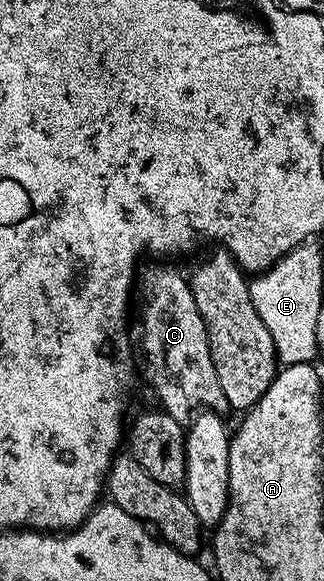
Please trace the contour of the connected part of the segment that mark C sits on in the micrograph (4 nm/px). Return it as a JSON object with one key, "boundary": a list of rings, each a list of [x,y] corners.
{"boundary":[[[156,267],[153,271],[143,272],[142,283],[144,279],[144,295],[148,298],[148,304],[144,307],[144,312],[140,315],[140,343],[138,339],[138,347],[144,350],[144,375],[152,382],[152,387],[156,390],[156,395],[161,399],[162,410],[169,415],[174,417],[174,421],[178,421],[182,424],[189,424],[192,422],[194,416],[201,409],[207,409],[217,413],[224,413],[229,410],[228,402],[226,401],[226,393],[222,393],[222,384],[218,382],[218,373],[214,370],[214,357],[210,357],[210,341],[206,337],[206,325],[204,324],[204,318],[202,313],[198,313],[198,305],[194,302],[194,293],[190,289],[187,278],[182,274],[179,275],[172,267]]]}

